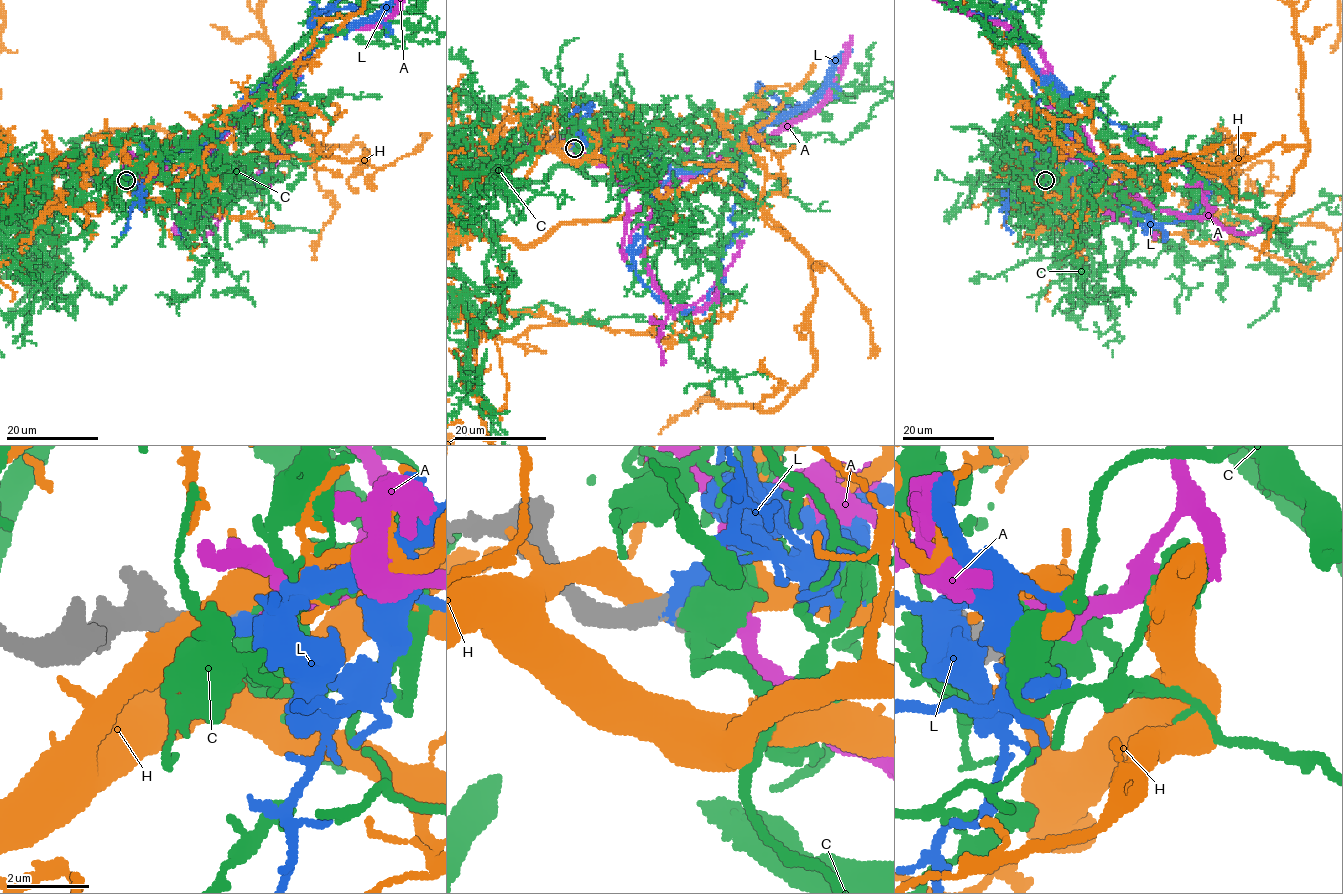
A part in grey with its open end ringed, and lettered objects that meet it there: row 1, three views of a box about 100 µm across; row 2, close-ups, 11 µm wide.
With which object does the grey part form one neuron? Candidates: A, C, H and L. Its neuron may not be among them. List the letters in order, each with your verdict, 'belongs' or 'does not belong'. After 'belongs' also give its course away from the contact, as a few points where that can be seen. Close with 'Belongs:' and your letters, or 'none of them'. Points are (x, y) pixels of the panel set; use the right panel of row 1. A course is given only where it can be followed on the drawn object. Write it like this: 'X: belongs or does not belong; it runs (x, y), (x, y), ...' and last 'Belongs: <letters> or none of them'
A: does not belong
C: does not belong
H: does not belong
L: belongs
Belongs: L

